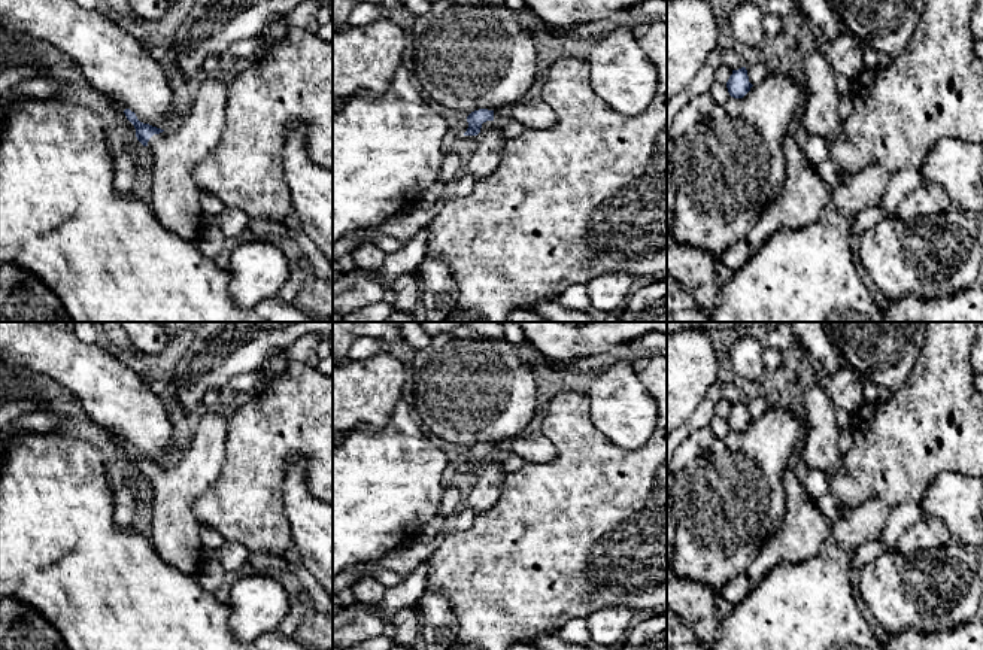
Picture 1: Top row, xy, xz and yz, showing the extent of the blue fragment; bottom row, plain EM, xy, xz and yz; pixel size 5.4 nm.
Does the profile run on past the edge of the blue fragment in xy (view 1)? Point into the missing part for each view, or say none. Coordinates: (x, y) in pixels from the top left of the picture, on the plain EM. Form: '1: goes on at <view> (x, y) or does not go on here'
1: goes on at xy (175, 486)

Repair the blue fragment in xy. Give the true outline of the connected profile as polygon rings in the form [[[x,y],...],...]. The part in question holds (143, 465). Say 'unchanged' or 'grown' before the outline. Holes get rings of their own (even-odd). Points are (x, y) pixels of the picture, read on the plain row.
grown; [[[209,410],[197,426],[189,449],[170,464],[161,464],[137,453],[125,443],[136,462],[137,474],[152,490],[152,543],[155,552],[180,572],[194,577],[203,553],[201,525],[192,504],[210,490],[225,458],[225,440],[231,416]]]

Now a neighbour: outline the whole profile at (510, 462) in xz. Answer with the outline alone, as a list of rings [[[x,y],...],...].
[[[497,450],[494,455],[483,456],[480,465],[485,465],[492,459],[497,459],[500,462],[506,476],[519,471],[527,464],[527,461],[524,461],[516,453],[507,450]]]

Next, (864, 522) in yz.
[[[870,498],[855,507],[843,507],[832,523],[834,541],[847,550],[880,540],[892,510],[882,499]]]

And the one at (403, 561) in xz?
[[[450,523],[446,529],[437,531],[434,538],[428,543],[415,537],[407,546],[391,552],[388,556],[368,562],[370,565],[383,567],[403,577],[409,577],[421,562],[428,561],[433,552],[443,543],[450,531]]]

